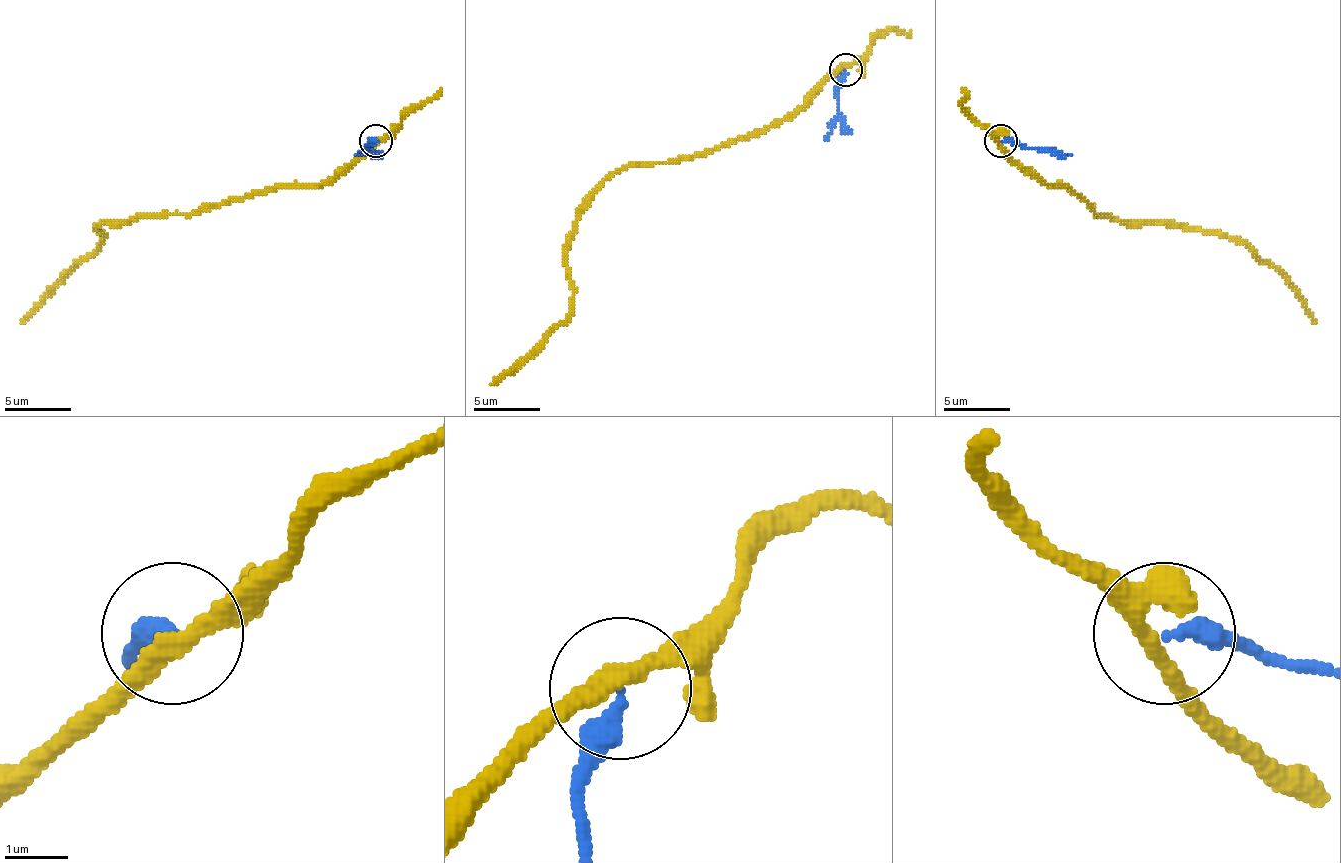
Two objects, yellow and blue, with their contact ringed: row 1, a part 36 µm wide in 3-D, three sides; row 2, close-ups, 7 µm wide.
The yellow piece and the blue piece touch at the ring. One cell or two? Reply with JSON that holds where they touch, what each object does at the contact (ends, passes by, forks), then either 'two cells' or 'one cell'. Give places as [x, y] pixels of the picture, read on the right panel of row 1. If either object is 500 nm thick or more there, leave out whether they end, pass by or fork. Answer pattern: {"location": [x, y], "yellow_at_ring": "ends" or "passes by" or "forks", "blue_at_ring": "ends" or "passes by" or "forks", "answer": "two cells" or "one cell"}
{"location": [1001, 140], "yellow_at_ring": "passes by", "blue_at_ring": "ends", "answer": "two cells"}

